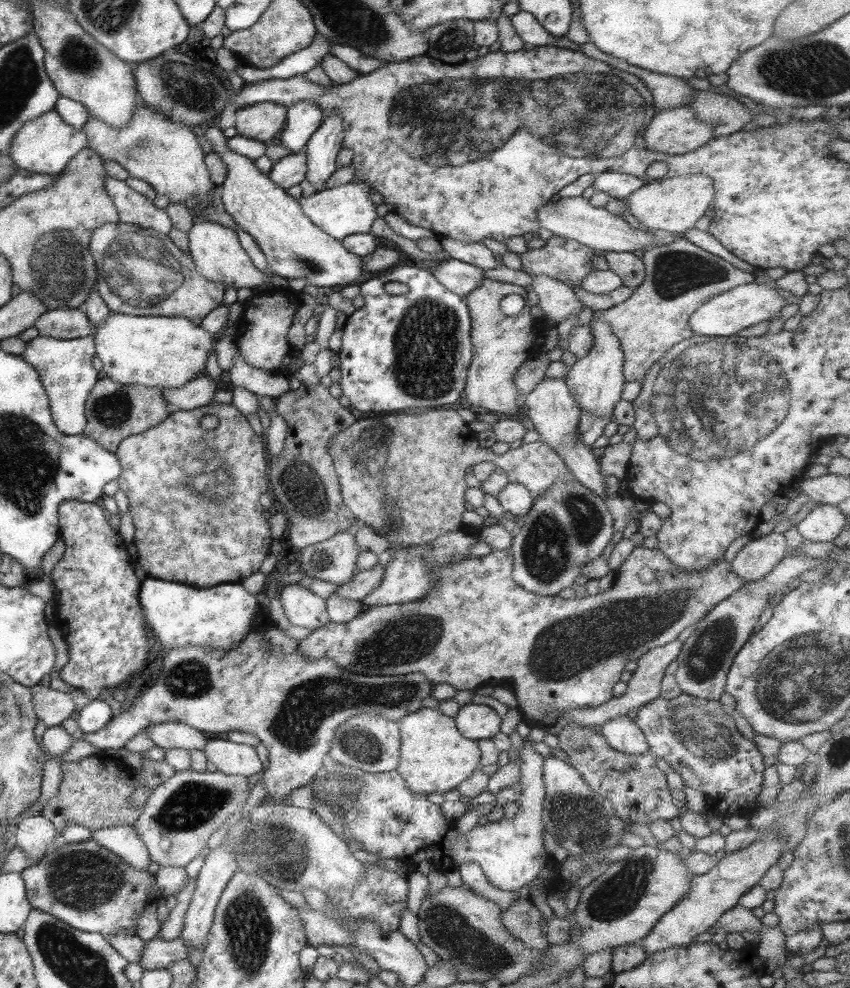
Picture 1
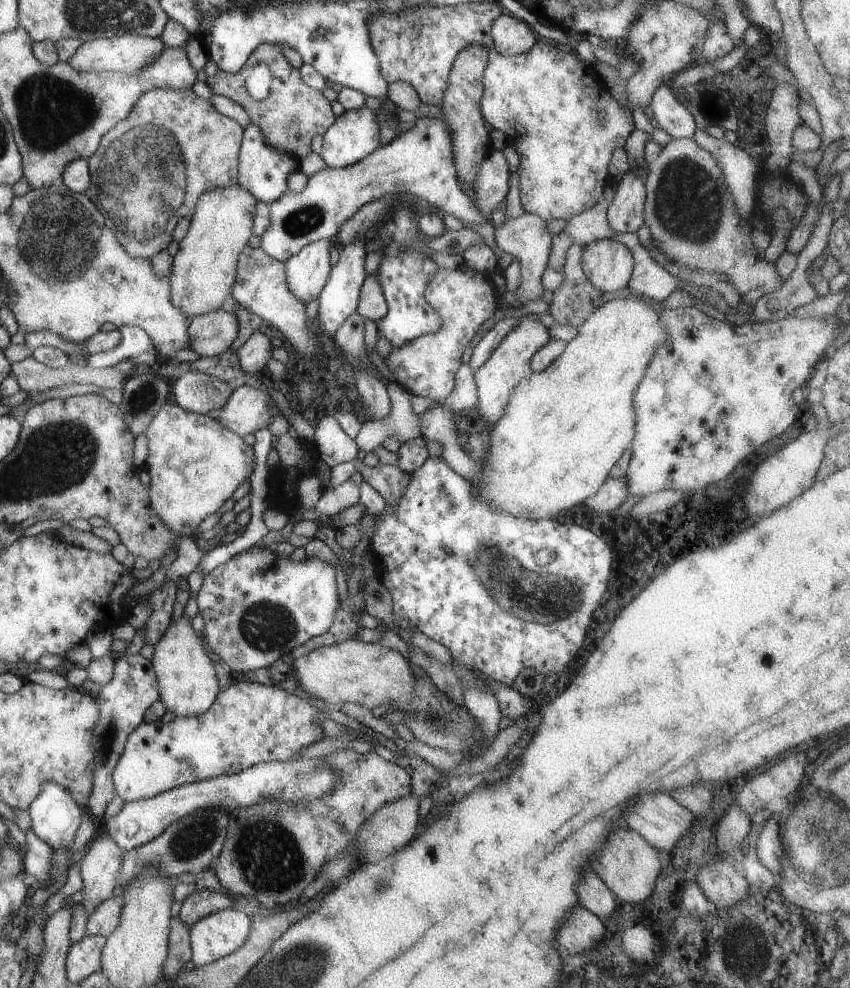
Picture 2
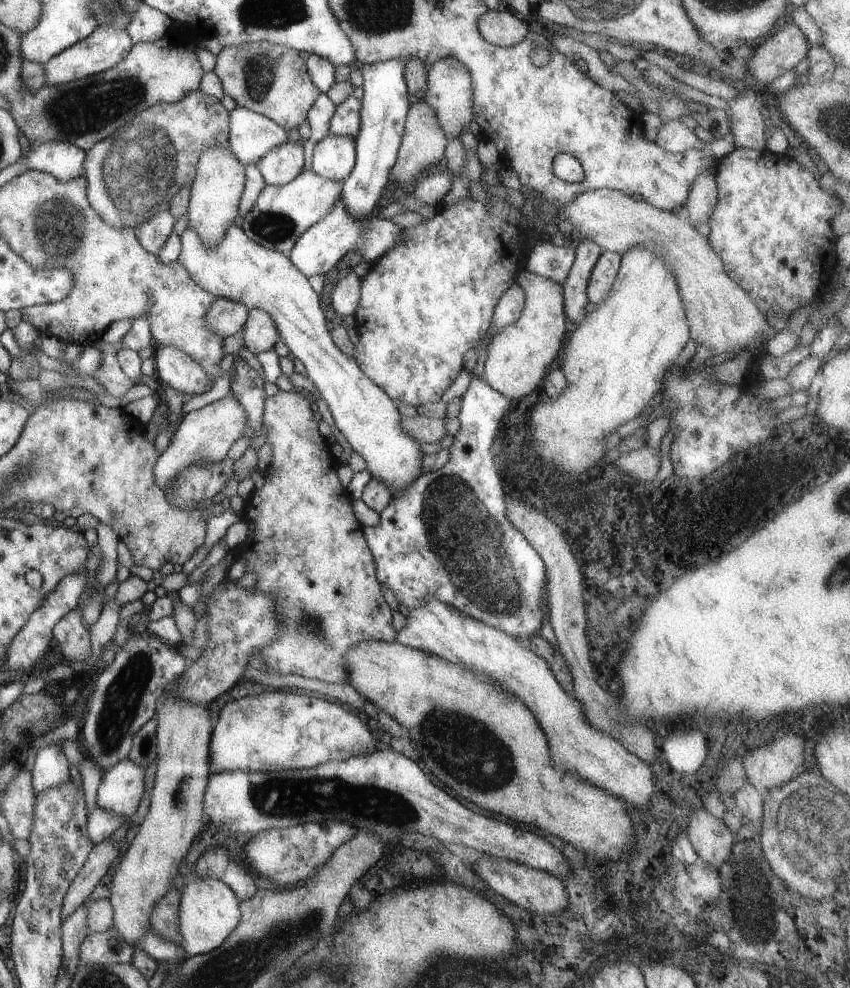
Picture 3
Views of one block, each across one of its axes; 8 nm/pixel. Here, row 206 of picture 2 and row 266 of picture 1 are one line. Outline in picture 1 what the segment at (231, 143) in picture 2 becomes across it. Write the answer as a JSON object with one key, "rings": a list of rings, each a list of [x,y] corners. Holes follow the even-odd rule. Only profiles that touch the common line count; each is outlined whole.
{"rings":[[[121,222],[103,224],[90,236],[88,249],[97,269],[96,290],[108,306],[110,314],[131,316],[182,316],[199,325],[203,317],[216,306],[223,304],[223,292],[227,286],[209,282],[195,268],[189,252],[181,252],[167,235]]]}

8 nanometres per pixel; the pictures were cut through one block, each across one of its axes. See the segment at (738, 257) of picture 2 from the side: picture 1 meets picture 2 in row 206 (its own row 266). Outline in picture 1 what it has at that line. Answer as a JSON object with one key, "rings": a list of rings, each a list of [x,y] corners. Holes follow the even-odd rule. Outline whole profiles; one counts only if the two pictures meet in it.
{"rings":[[[677,237],[664,245],[653,245],[639,253],[644,266],[642,283],[621,304],[593,312],[591,319],[605,321],[620,342],[624,382],[641,381],[651,365],[674,344],[694,332],[688,327],[691,314],[711,297],[740,284],[753,283],[754,276],[735,268],[701,247]]]}

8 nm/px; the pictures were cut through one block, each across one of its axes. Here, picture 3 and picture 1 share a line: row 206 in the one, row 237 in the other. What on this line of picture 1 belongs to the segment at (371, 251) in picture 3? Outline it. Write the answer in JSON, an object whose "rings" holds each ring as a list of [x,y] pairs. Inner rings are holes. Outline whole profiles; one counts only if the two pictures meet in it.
{"rings":[[[359,180],[355,185],[349,182],[335,188],[314,192],[307,197],[300,197],[298,203],[301,212],[313,223],[313,226],[317,226],[319,231],[340,242],[351,234],[369,233],[371,222],[377,217],[374,211],[376,205],[368,197],[371,189],[369,184]]]}

